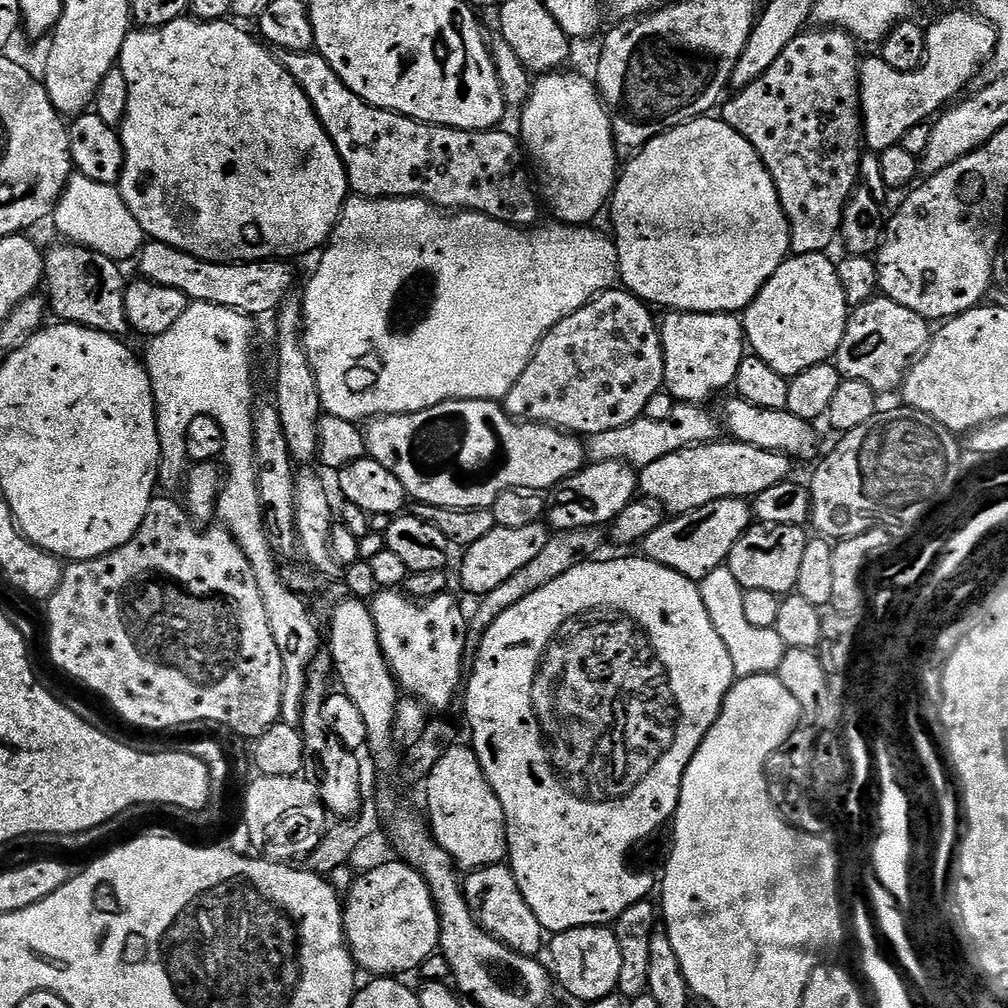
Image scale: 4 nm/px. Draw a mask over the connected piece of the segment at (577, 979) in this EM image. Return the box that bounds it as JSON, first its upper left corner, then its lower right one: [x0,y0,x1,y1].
[546,926,622,1005]

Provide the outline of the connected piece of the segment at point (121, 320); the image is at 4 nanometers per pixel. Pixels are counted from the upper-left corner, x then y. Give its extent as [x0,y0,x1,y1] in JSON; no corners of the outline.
[44,242,129,338]

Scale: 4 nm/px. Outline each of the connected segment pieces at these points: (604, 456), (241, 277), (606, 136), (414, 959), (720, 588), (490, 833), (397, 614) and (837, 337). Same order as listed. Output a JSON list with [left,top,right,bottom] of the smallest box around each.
[[584,403,720,468],[138,240,292,318],[520,70,618,226],[343,862,440,978],[699,566,784,677],[426,746,508,870],[370,590,468,708],[742,252,850,378]]

